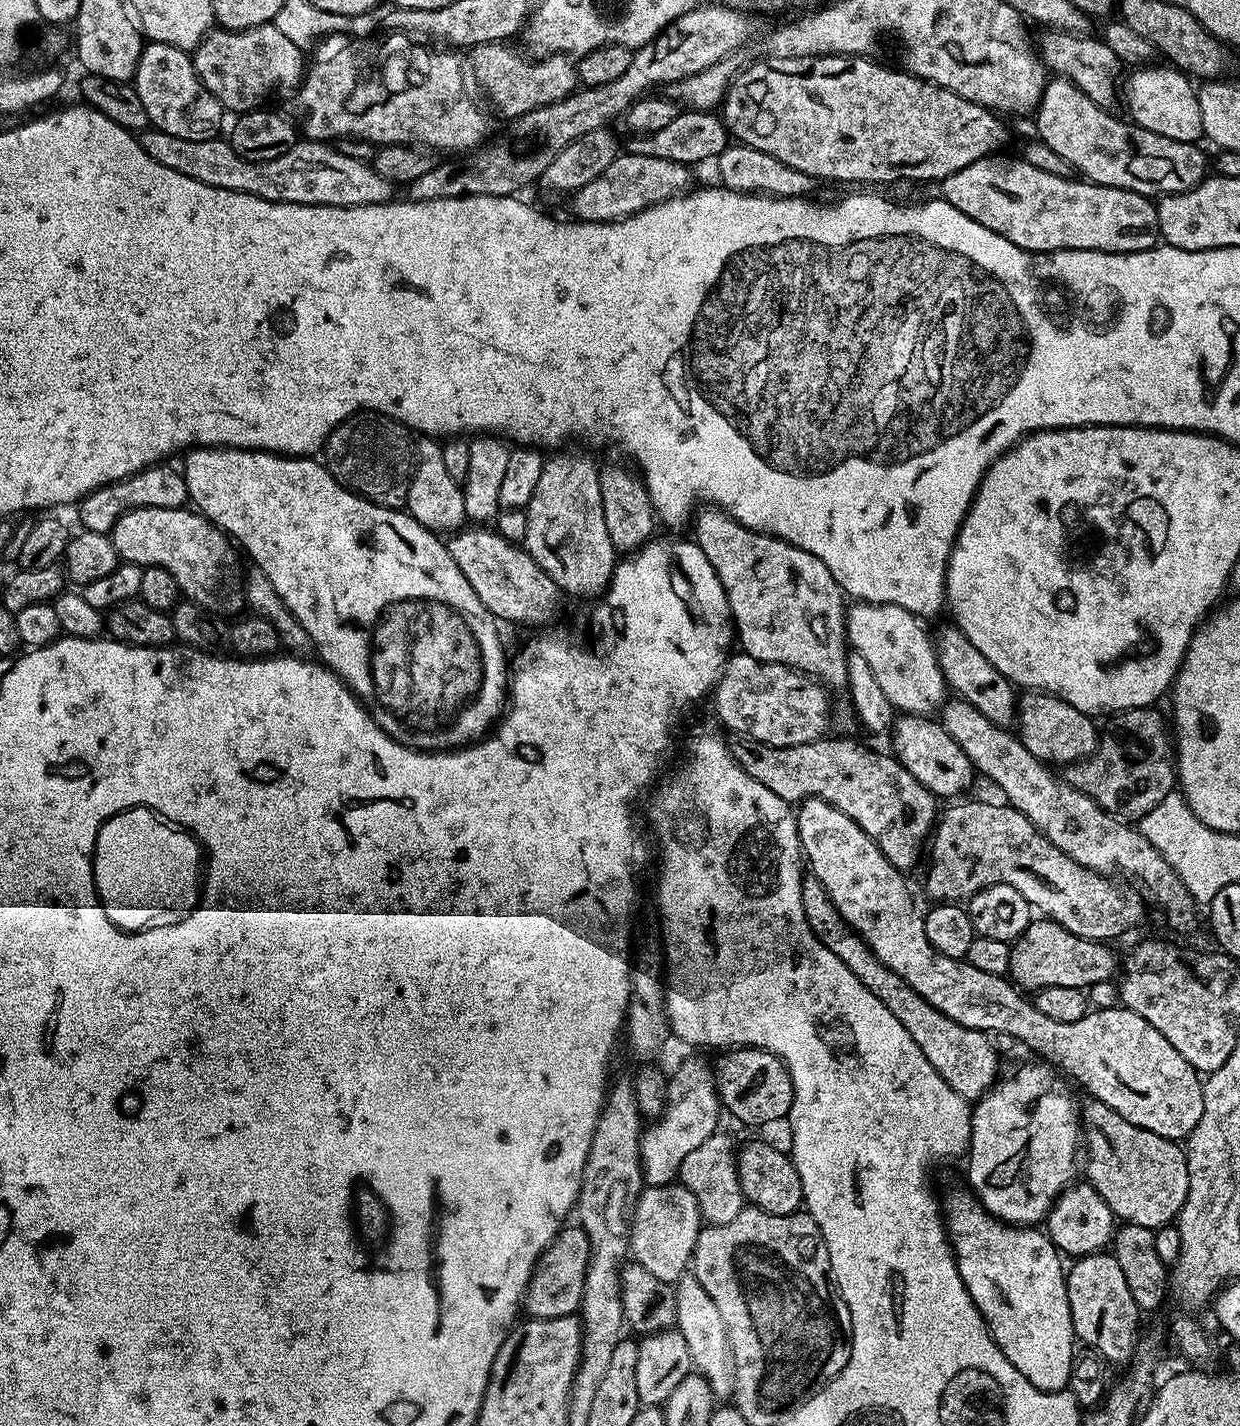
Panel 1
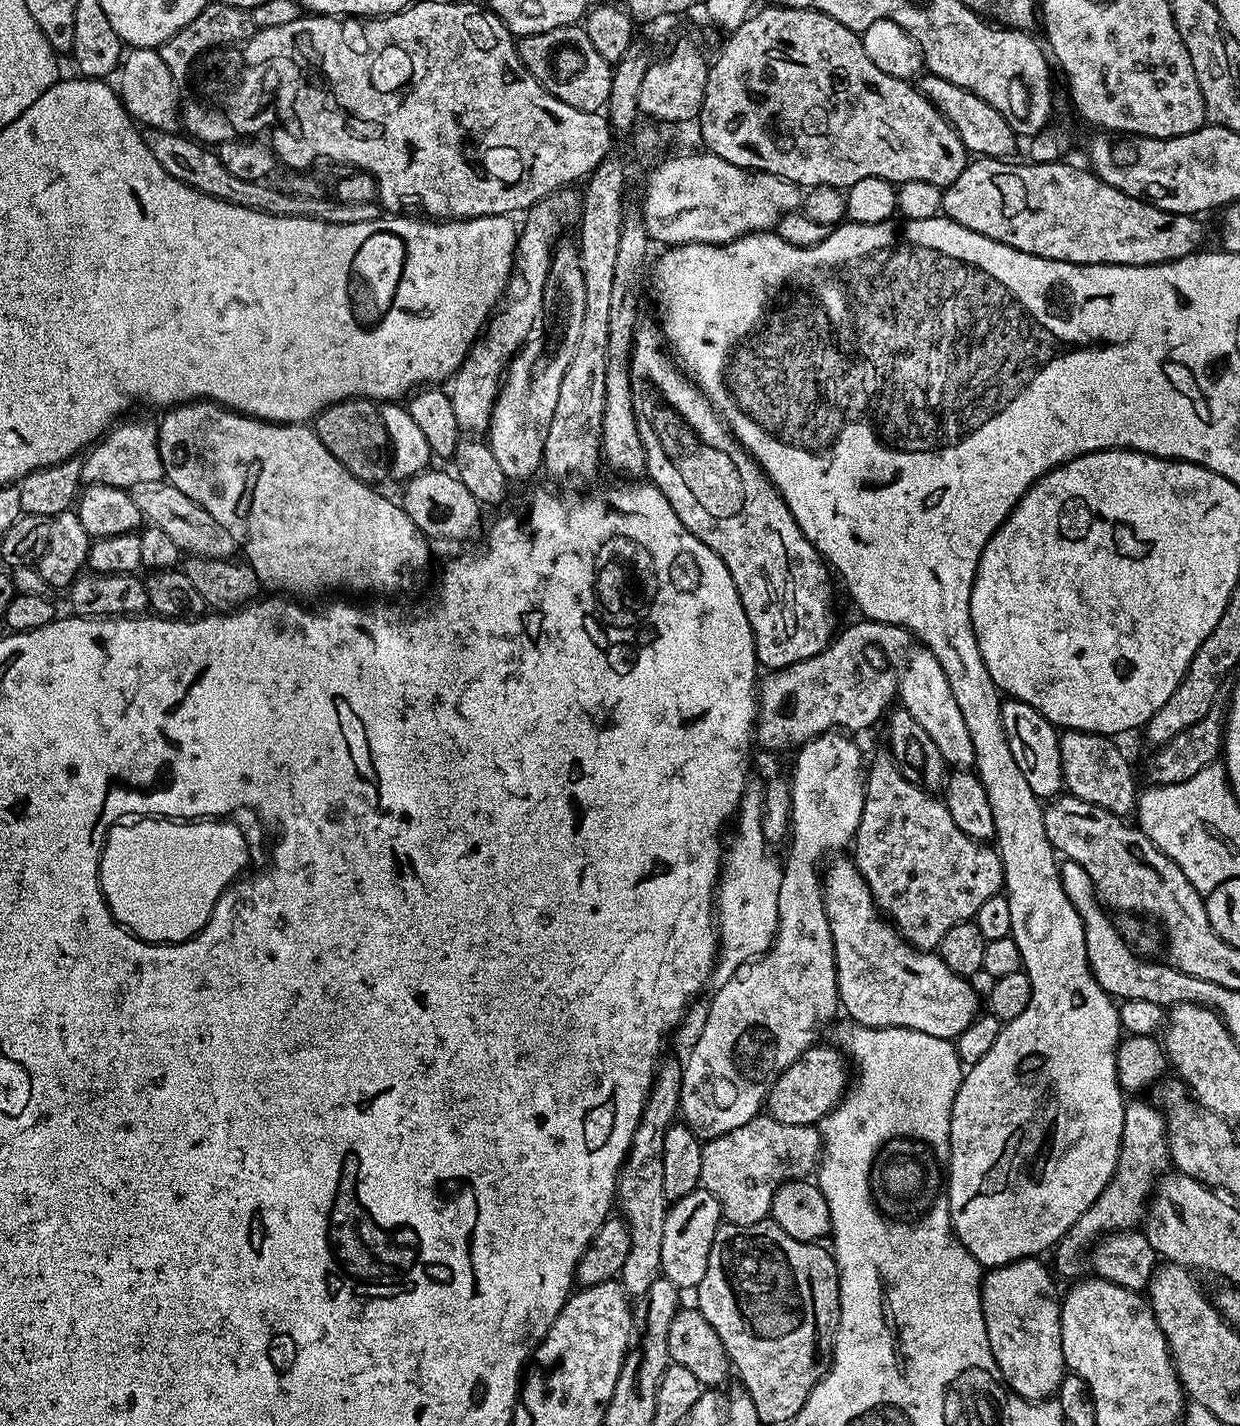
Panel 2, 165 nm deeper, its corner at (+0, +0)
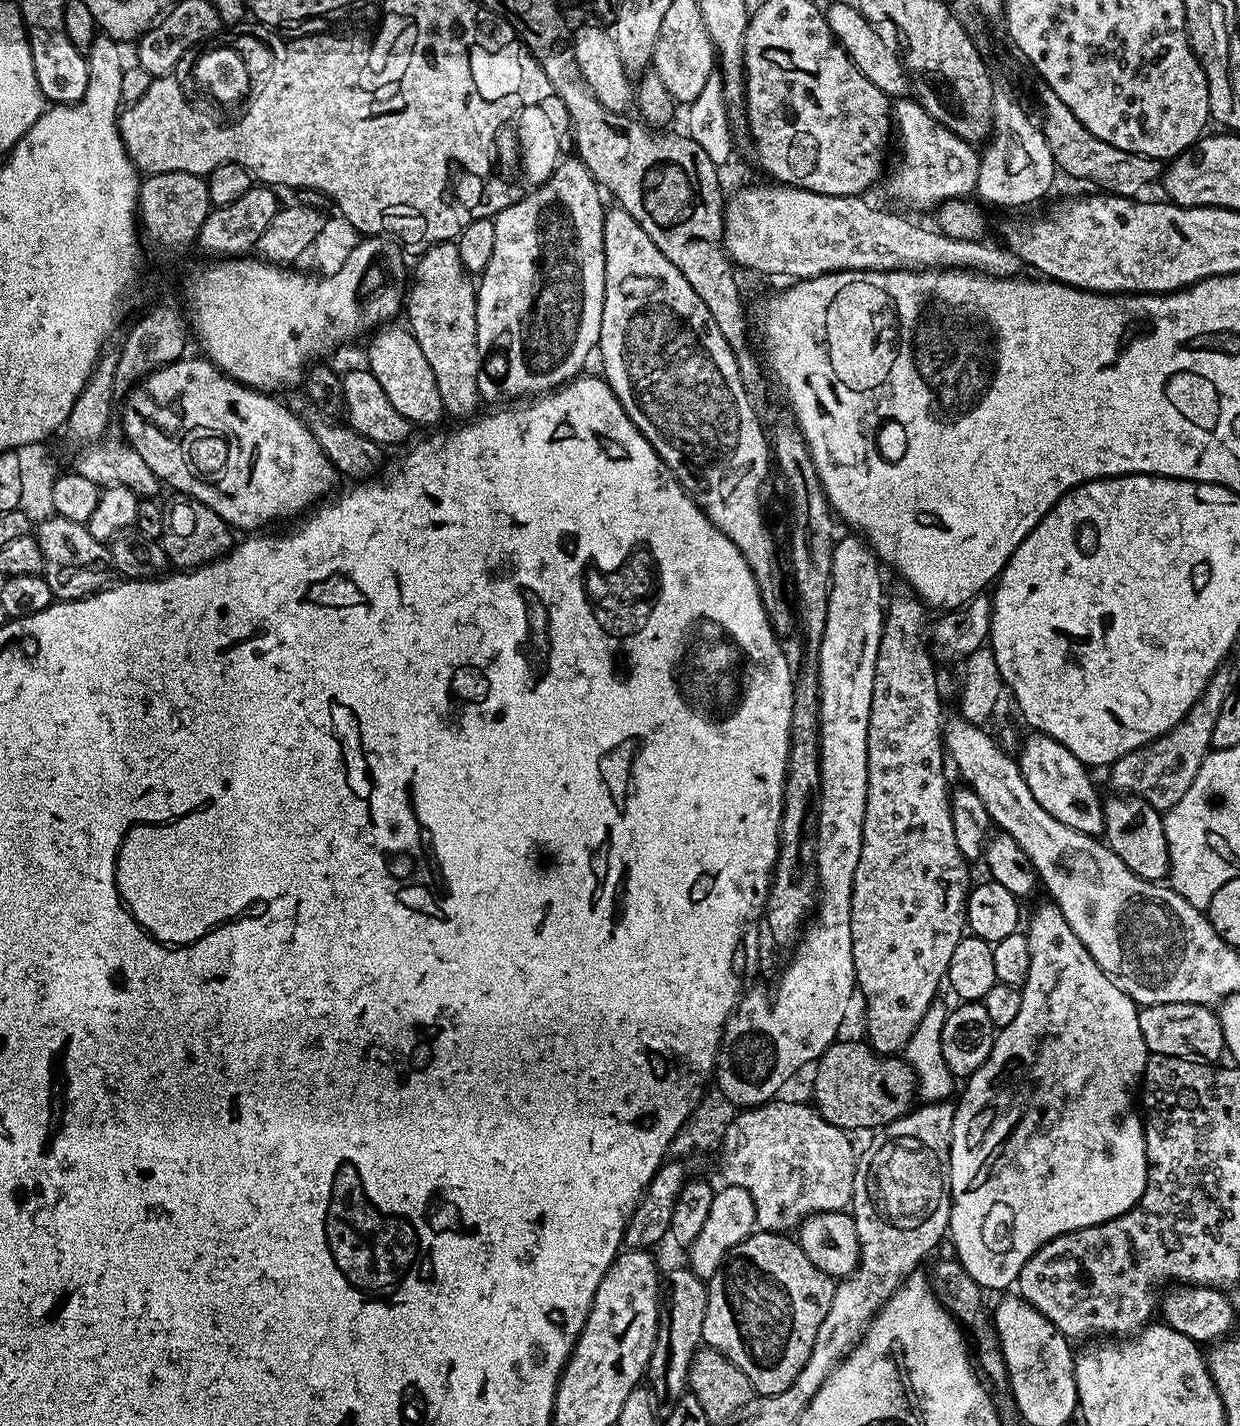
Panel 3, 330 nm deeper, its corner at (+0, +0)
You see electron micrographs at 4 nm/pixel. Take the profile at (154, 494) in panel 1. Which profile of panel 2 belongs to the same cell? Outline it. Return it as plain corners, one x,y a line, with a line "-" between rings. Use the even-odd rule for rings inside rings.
121,419
112,425
80,460
80,483
87,486
114,486
131,490
143,484
159,484
165,479
162,454
158,450
157,425
148,420

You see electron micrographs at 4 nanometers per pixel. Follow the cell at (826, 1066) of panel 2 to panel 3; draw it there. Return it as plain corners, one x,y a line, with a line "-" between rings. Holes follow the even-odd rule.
837,1039
814,1064
814,1107
820,1116
826,1118
826,1122
845,1130
879,1130
912,1111
918,1096
918,1081
908,1061
895,1055
881,1056
867,1043
859,1044
856,1040
844,1039

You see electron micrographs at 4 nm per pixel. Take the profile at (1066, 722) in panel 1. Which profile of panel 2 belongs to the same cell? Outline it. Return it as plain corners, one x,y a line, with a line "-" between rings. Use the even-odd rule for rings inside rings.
1060,732
1060,757
1064,788
1071,795
1082,798
1082,802
1094,802
1102,810
1110,810
1114,815
1128,818
1133,815
1138,799
1138,787
1132,777
1132,768
1124,757
1115,739
1099,736
1097,732

